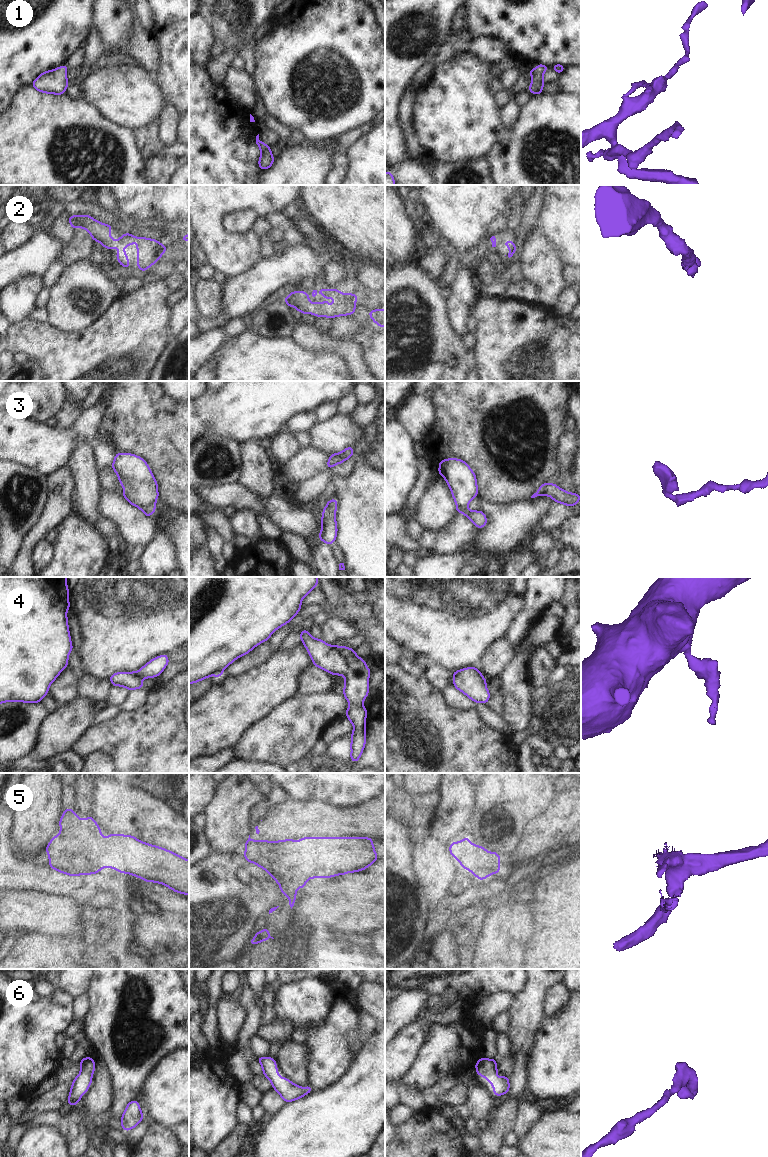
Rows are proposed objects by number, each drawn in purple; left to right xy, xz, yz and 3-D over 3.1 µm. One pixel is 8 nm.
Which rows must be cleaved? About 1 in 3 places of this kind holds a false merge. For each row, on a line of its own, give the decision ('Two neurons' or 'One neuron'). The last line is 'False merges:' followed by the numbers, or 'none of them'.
1: One neuron
2: One neuron
3: Two neurons
4: Two neurons
5: One neuron
6: One neuron
False merges: 3, 4.

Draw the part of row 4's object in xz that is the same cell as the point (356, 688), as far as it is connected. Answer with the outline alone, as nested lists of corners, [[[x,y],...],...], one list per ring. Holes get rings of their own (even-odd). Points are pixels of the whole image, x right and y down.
[[[334,646],[334,648],[344,656],[347,665],[343,695],[349,702],[349,708],[344,715],[354,726],[351,734],[350,759],[356,763],[366,744],[367,708],[362,705],[362,702],[370,690],[368,683],[371,671],[366,666],[365,660],[355,654],[355,649],[345,646]]]

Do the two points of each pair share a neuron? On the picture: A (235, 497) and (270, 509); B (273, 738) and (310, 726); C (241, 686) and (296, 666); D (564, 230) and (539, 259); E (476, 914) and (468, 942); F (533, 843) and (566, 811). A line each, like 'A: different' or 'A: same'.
A: same
B: same
C: same
D: different
E: same
F: same

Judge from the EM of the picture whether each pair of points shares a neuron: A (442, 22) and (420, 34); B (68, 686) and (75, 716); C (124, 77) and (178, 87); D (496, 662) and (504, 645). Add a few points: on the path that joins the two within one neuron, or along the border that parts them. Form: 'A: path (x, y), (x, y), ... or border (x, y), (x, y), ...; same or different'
A: path (437, 22), (432, 22), (425, 29); same
B: border (79, 696), (59, 706); different
C: border (154, 77), (166, 103); different
D: path (496, 658), (502, 649); same

